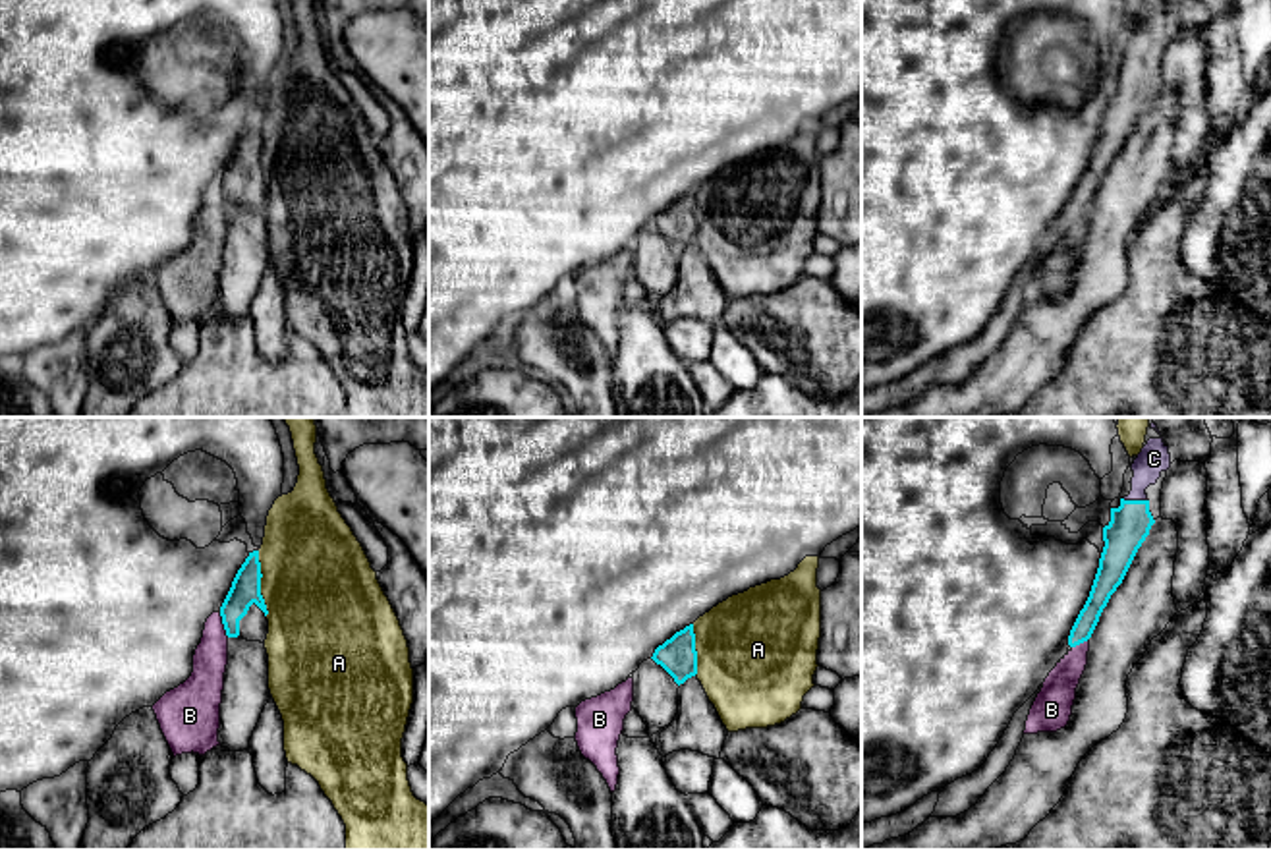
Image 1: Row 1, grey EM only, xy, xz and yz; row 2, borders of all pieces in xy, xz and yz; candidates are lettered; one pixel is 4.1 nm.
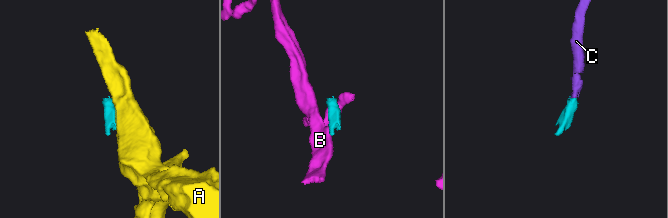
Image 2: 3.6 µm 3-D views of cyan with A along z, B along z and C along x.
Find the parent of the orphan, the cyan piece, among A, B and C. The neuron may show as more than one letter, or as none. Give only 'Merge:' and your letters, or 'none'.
Merge: C

